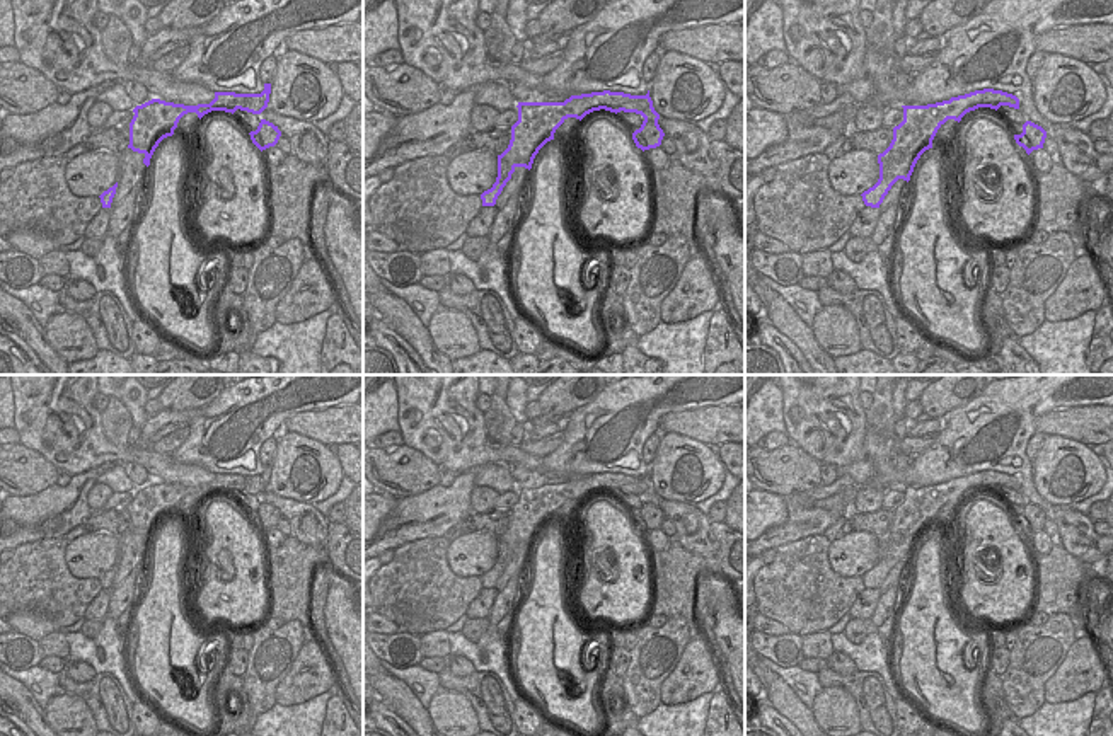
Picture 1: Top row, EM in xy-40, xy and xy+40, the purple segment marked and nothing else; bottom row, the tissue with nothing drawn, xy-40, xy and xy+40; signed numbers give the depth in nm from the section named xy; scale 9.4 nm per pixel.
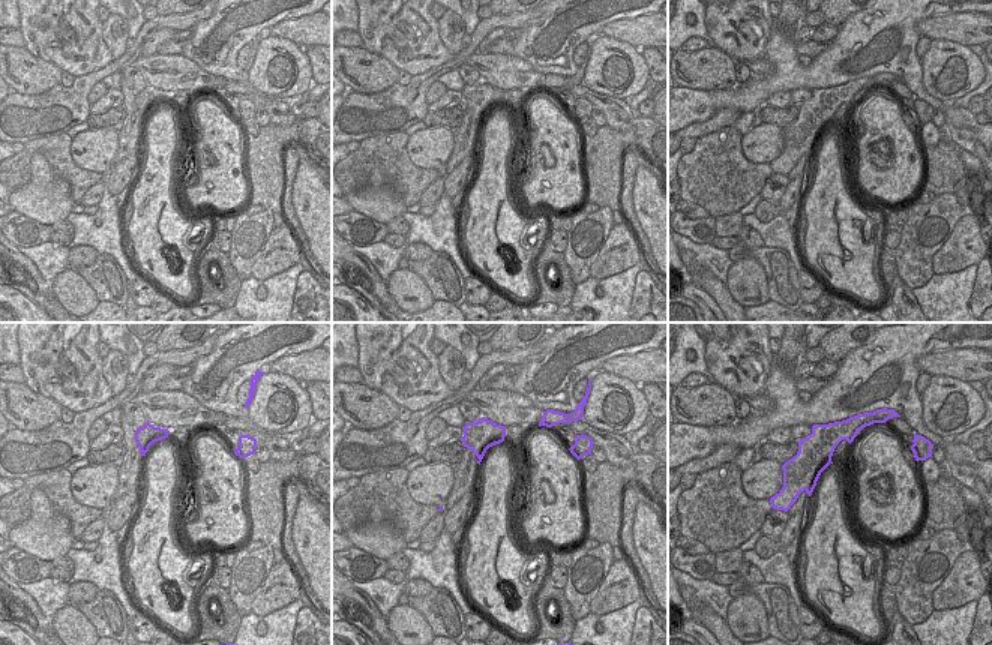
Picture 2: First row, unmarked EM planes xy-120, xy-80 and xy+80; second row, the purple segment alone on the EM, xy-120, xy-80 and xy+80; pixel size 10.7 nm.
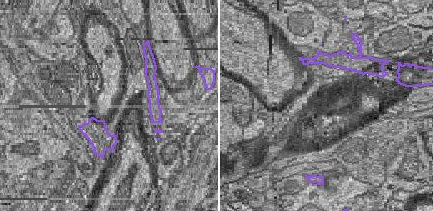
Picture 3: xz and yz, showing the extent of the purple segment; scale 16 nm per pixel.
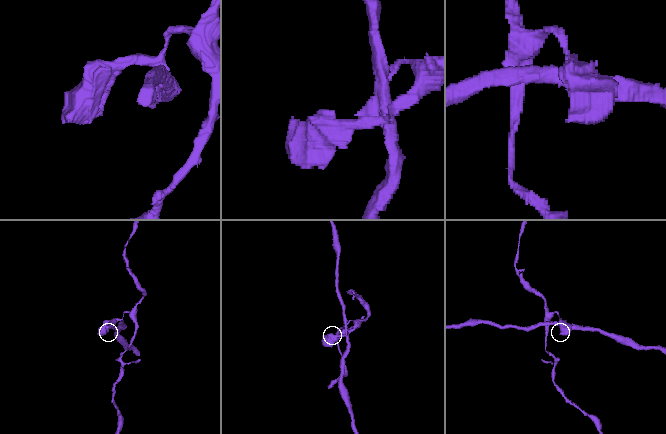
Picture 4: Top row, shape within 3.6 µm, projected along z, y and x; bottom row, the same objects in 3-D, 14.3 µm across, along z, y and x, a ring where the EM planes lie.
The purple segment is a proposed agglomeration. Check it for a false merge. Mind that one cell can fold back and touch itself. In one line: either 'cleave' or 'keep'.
cleave

